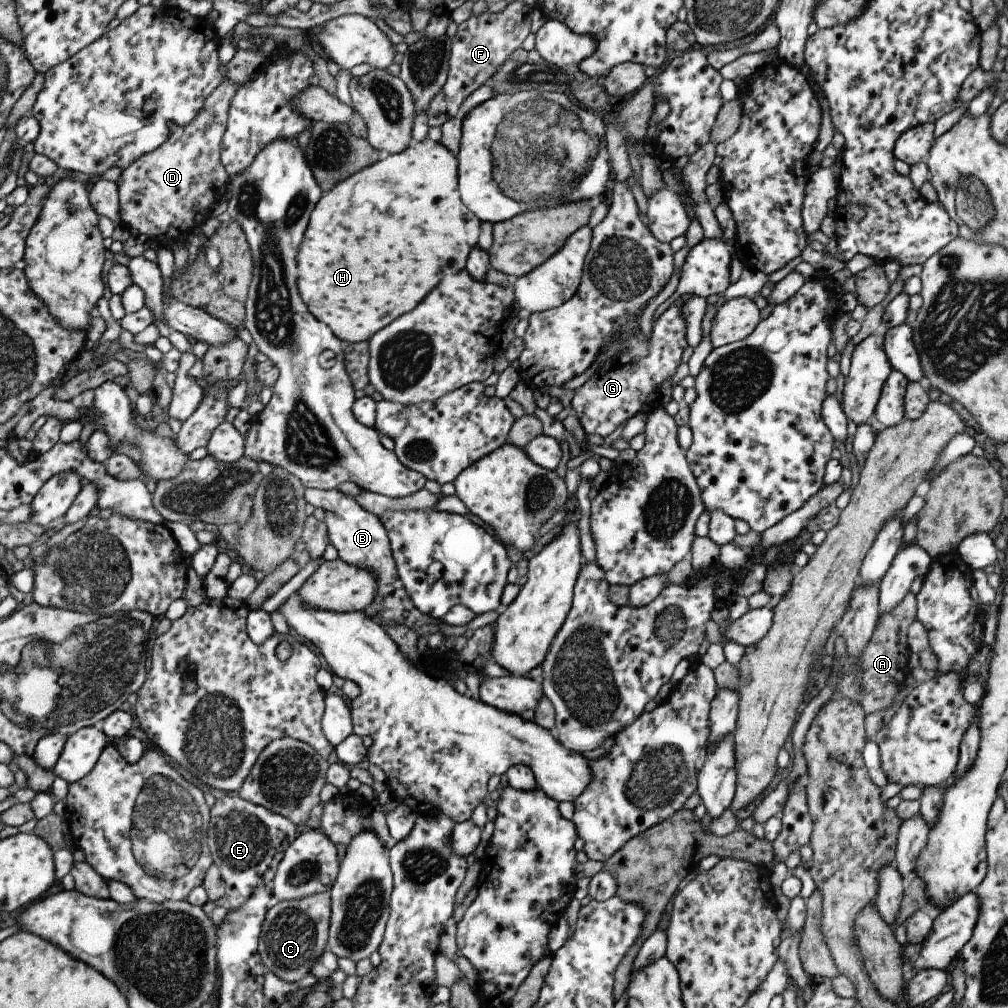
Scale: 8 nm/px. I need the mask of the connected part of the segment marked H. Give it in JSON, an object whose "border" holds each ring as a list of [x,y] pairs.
{"border":[[[427,136],[419,142],[411,138],[405,150],[390,154],[383,160],[378,160],[371,166],[354,172],[325,192],[313,207],[296,252],[295,284],[298,295],[302,298],[309,313],[319,322],[323,322],[343,345],[368,341],[373,334],[382,330],[387,324],[413,310],[417,302],[421,302],[421,299],[441,280],[442,276],[453,274],[464,268],[468,252],[472,246],[477,245],[480,220],[463,206],[458,195],[457,165],[456,156],[439,141],[433,141]]]}

